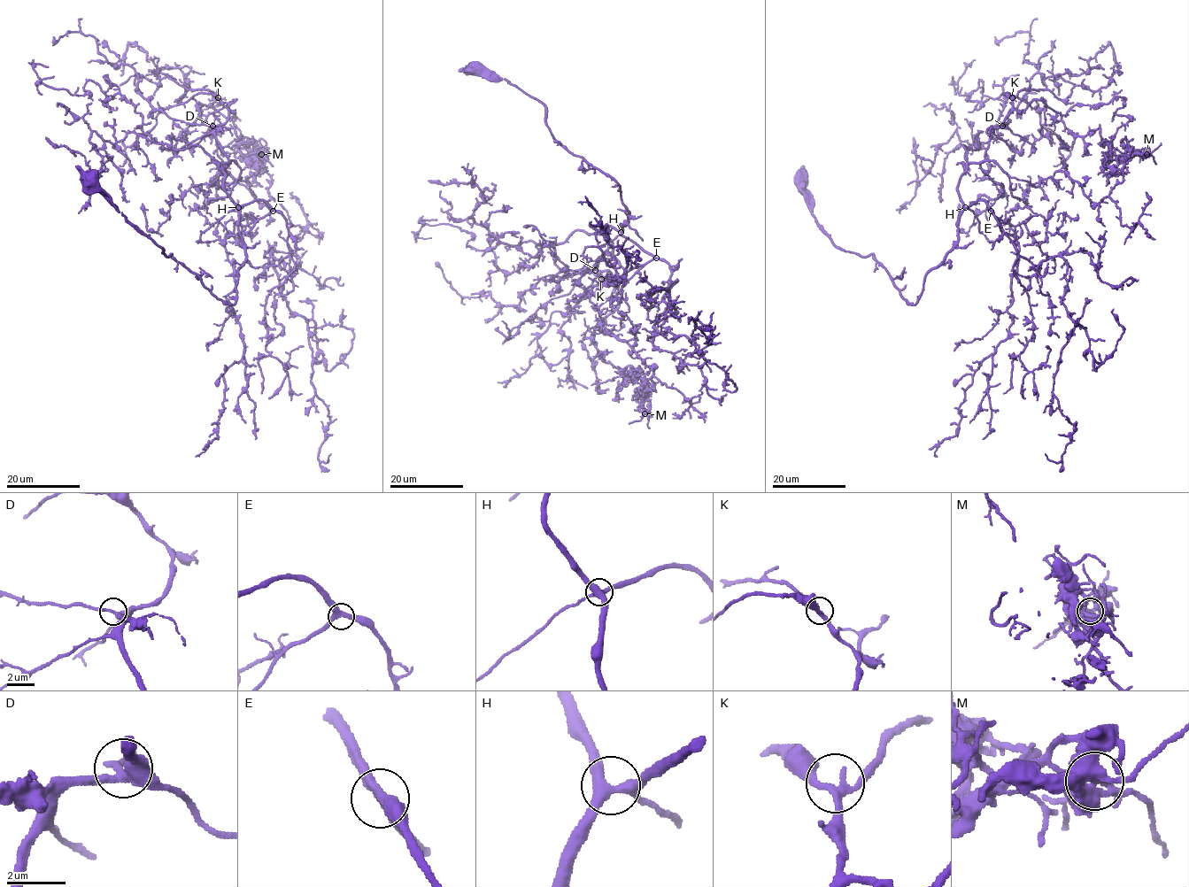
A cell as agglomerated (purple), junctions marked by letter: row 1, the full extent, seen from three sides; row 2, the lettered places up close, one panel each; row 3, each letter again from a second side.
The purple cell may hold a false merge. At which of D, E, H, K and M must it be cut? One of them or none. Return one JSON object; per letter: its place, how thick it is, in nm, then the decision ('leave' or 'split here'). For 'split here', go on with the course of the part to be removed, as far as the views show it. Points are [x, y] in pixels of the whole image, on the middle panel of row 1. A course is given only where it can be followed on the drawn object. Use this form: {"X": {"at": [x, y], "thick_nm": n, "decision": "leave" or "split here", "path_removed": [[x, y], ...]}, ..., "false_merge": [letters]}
{"D": {"at": [595, 270], "thick_nm": 280, "decision": "leave"}, "E": {"at": [656, 258], "thick_nm": 320, "decision": "leave"}, "H": {"at": [621, 232], "thick_nm": 420, "decision": "leave"}, "K": {"at": [601, 279], "thick_nm": 240, "decision": "leave"}, "M": {"at": [644, 413], "thick_nm": 480, "decision": "split here", "path_removed": [[644, 413], [649, 401], [642, 401], [638, 397], [647, 389], [647, 380], [642, 373], [621, 375], [628, 366]]}, "false_merge": ["M"]}

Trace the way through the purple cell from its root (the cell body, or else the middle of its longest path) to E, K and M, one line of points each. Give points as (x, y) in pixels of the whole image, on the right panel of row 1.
E: (801, 180), (831, 242), (872, 254), (914, 304), (924, 277), (957, 240), (959, 213), (977, 200), (991, 211)
K: (801, 180), (831, 242), (872, 254), (914, 304), (924, 277), (957, 240), (958, 180), (985, 158), (1012, 97)
M: (801, 180), (831, 242), (914, 304), (969, 164), (1063, 171), (1099, 204), (1146, 153)

